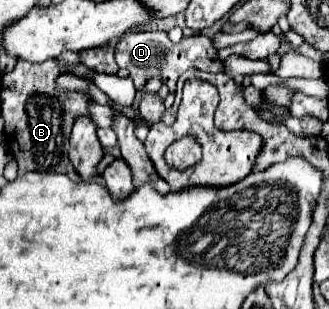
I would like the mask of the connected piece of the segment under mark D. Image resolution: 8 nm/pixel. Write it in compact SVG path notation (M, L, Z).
M128 32L120 38L116 44L116 64L120 68L126 68L130 72L130 78L134 80L136 90L140 90L154 74L160 74L160 80L164 86L168 86L170 94L176 90L176 80L180 78L182 72L188 68L206 68L206 54L208 54L208 72L218 74L224 70L222 60L218 58L218 50L212 44L212 38L208 36L188 36L182 38L178 44L174 44L166 32Z

